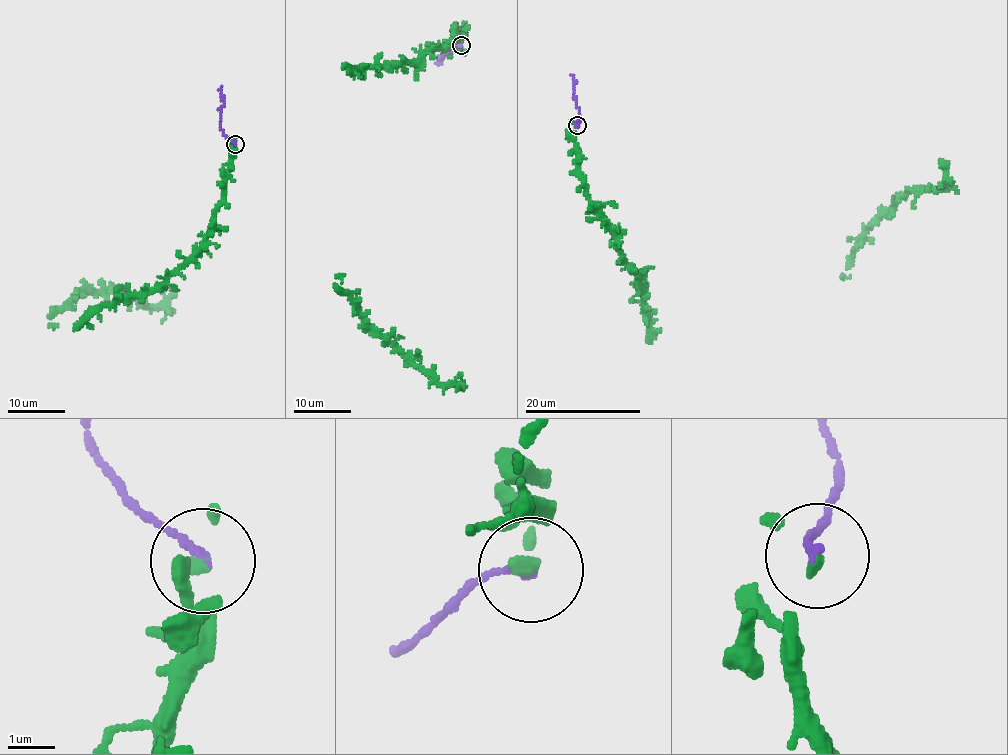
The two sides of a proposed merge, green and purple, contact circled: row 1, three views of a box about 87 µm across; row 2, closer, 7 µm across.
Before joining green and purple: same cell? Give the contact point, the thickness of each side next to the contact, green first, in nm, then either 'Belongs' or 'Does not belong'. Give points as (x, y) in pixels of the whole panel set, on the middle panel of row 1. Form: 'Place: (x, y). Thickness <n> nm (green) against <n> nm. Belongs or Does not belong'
Place: (461, 45). Thickness 240 nm (green) against 180 nm. Does not belong

